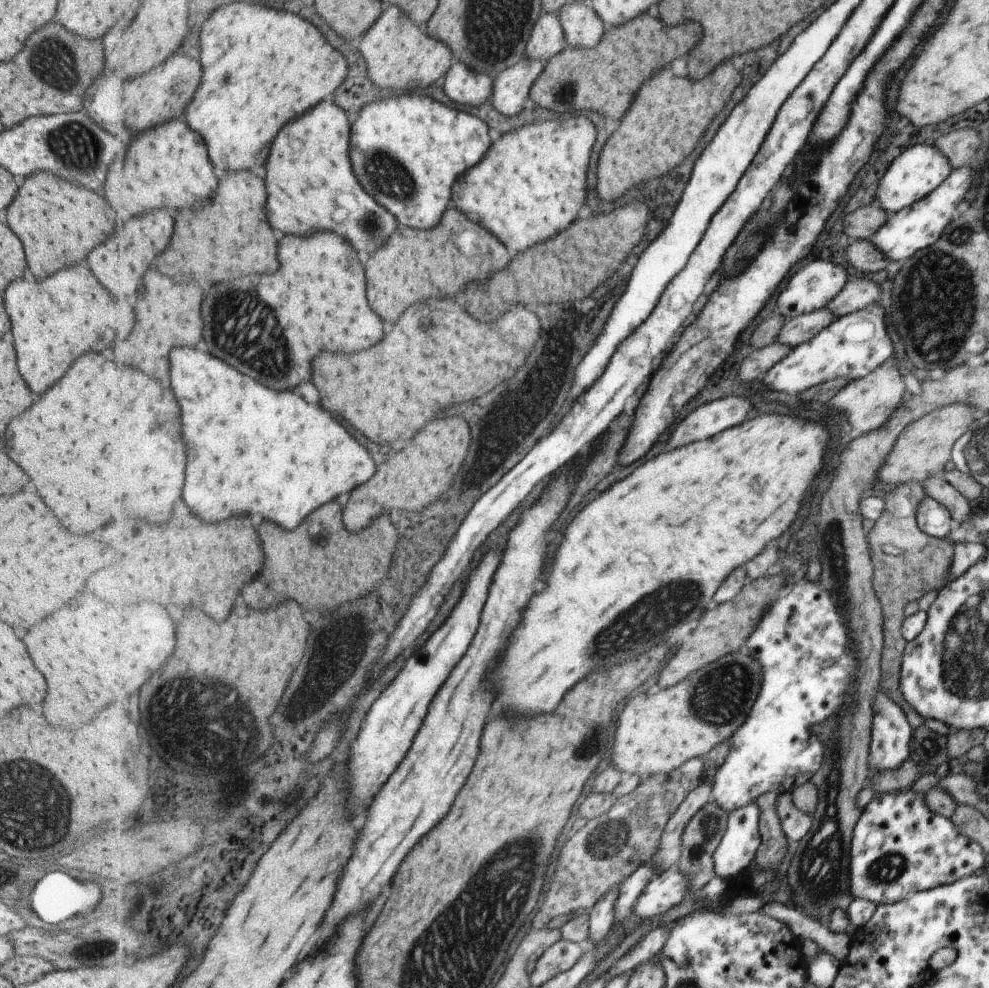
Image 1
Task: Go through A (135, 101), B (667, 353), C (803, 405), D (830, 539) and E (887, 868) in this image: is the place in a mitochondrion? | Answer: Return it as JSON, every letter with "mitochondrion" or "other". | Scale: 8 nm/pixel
{"A":"other","B":"other","C":"other","D":"mitochondrion","E":"mitochondrion"}

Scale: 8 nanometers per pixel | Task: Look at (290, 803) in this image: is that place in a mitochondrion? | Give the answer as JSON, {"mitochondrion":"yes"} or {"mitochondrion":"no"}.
{"mitochondrion":"no"}

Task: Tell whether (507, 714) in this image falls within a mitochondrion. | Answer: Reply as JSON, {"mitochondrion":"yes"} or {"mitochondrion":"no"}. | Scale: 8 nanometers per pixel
{"mitochondrion":"no"}

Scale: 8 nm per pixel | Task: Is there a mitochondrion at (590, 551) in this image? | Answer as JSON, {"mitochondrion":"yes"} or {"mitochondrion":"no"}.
{"mitochondrion":"no"}

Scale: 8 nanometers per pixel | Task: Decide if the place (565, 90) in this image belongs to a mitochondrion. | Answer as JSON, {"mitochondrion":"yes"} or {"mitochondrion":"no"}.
{"mitochondrion":"yes"}

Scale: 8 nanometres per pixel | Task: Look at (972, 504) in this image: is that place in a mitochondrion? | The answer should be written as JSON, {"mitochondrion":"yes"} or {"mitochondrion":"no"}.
{"mitochondrion":"no"}

